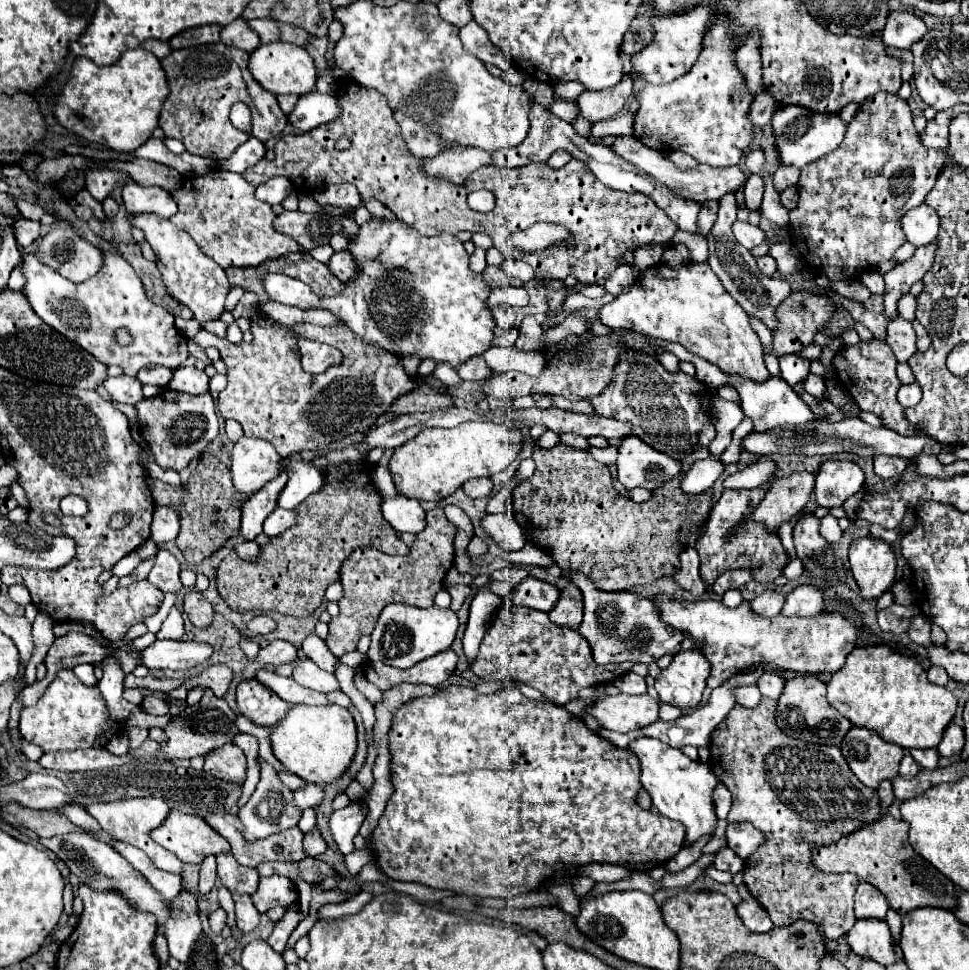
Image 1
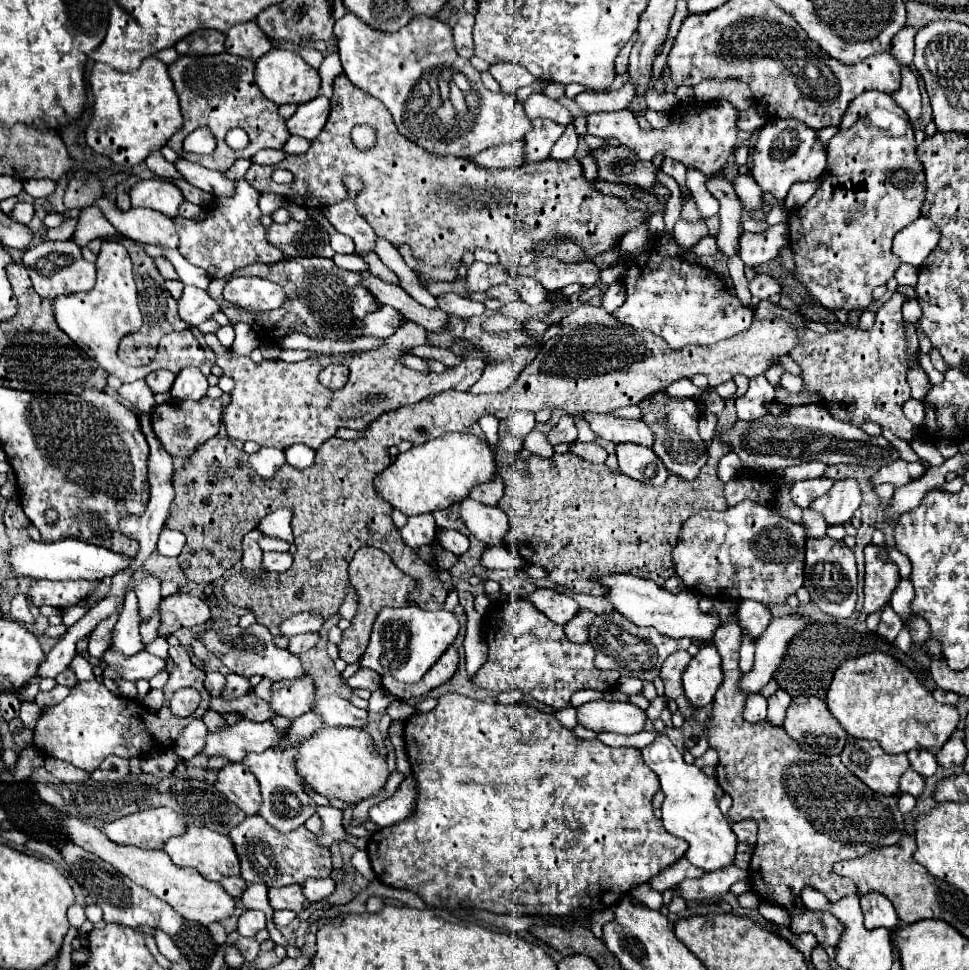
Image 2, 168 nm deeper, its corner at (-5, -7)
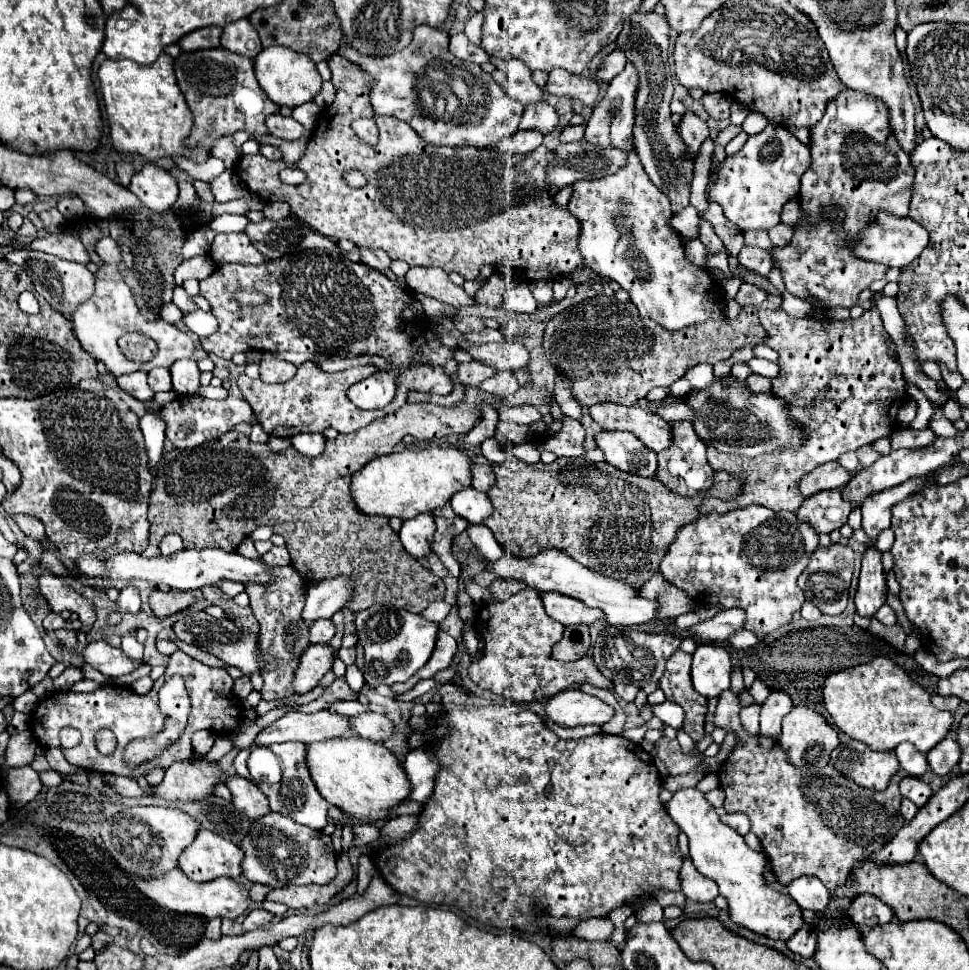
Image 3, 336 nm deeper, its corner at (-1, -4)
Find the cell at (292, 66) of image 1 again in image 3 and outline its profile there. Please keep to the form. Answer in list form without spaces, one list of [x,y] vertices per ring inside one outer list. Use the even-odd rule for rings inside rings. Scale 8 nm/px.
[[[270,47],[262,49],[258,57],[254,59],[254,69],[256,69],[256,79],[262,87],[262,91],[280,107],[298,107],[302,103],[312,101],[318,91],[322,89],[322,77],[316,69],[316,63],[306,57],[304,53],[296,53],[288,47]]]

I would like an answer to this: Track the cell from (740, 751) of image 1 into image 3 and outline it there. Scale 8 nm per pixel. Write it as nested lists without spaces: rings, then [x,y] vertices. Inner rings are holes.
[[[728,689],[720,695],[716,707],[716,727],[734,731],[738,741],[718,773],[720,787],[726,793],[724,809],[728,813],[748,815],[752,833],[762,841],[782,885],[802,875],[814,875],[820,877],[828,891],[834,891],[848,879],[854,863],[886,845],[886,841],[904,825],[898,785],[908,773],[900,769],[890,779],[888,789],[878,793],[840,777],[830,765],[822,769],[794,769],[786,761],[786,753],[782,753],[778,741],[762,735],[746,737],[738,713],[738,695]]]

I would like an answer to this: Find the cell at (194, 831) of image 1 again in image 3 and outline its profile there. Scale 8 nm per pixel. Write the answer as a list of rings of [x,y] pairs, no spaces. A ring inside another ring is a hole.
[[[200,829],[198,839],[182,853],[180,869],[198,883],[206,883],[218,877],[238,879],[242,875],[242,849],[226,841],[212,831]]]

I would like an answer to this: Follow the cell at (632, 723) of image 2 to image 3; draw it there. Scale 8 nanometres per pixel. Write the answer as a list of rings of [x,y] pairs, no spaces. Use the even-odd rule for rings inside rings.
[[[566,689],[546,701],[546,717],[558,723],[560,727],[578,727],[578,725],[604,725],[612,719],[614,709],[600,701],[594,695],[588,695],[580,689]]]

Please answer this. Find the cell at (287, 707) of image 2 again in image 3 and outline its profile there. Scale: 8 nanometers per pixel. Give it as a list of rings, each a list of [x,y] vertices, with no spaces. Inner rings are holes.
[[[320,643],[310,645],[300,659],[298,673],[294,679],[294,693],[304,695],[312,687],[316,687],[318,681],[332,669],[334,657],[336,653],[332,651],[330,645],[320,645]]]

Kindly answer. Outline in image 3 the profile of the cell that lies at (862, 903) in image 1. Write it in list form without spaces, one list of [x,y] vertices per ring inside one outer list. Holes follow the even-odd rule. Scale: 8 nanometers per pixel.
[[[864,893],[864,895],[858,895],[850,909],[848,909],[848,917],[854,921],[854,923],[866,923],[866,925],[878,925],[878,923],[890,923],[894,919],[894,913],[892,909],[882,903],[878,897],[870,895],[870,893]]]

